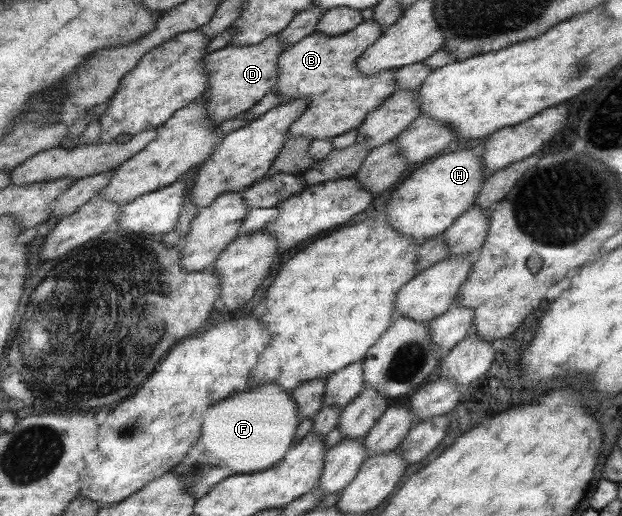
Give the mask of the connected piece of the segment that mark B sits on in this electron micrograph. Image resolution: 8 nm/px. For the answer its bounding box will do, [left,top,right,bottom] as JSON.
[273,20,395,140]

